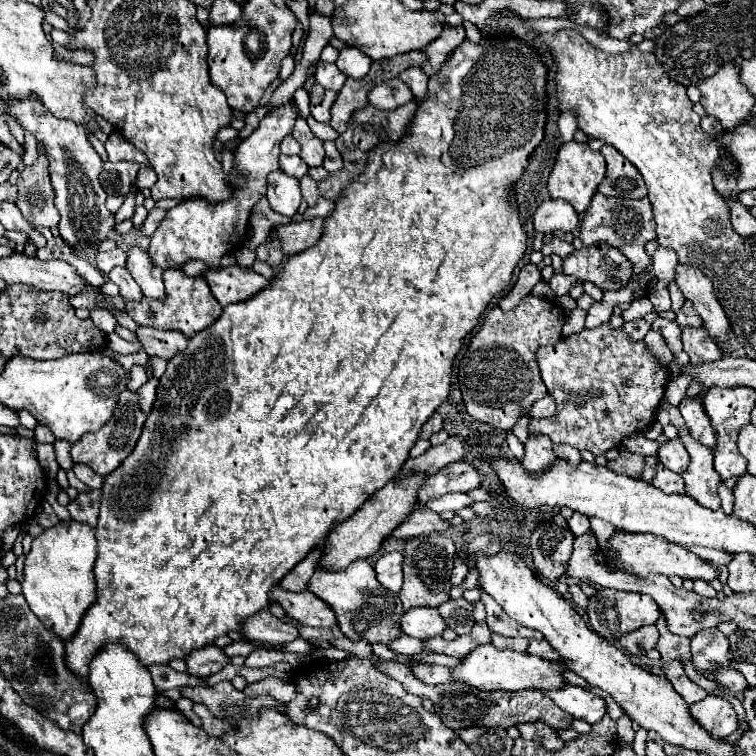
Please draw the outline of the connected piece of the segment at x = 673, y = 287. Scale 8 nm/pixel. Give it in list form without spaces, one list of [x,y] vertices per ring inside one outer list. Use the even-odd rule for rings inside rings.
[[[669,282],[667,290],[669,290],[669,296],[671,296],[671,302],[673,302],[673,312],[677,312],[677,310],[681,308],[681,304],[685,302],[685,296],[681,294],[681,290],[677,288],[677,284],[675,284],[675,282]]]

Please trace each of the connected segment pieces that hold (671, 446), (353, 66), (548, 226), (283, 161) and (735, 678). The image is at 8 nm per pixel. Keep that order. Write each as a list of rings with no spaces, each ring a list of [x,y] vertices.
[[[669,440],[667,444],[659,446],[659,462],[671,472],[683,474],[687,470],[687,464],[689,464],[689,454],[687,454],[683,442]]]
[[[343,48],[339,52],[339,58],[337,58],[337,68],[345,74],[345,76],[351,76],[351,78],[361,78],[369,72],[371,68],[371,62],[369,56],[365,56],[363,52],[359,52],[357,48]]]
[[[547,200],[533,214],[535,230],[553,236],[553,232],[573,232],[579,224],[577,212],[565,200]]]
[[[279,156],[279,168],[281,172],[285,172],[287,176],[293,176],[293,178],[301,178],[303,174],[307,174],[307,168],[305,168],[305,162],[299,158],[299,156]]]
[[[729,668],[729,672],[721,670],[721,676],[717,676],[717,682],[735,696],[747,688],[747,680],[743,678],[743,674],[739,670],[731,670],[731,668]]]

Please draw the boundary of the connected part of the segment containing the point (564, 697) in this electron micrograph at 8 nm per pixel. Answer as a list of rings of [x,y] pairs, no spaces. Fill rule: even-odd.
[[[565,684],[565,686],[555,688],[555,690],[545,690],[545,694],[561,710],[565,710],[573,718],[581,718],[581,720],[585,720],[589,724],[593,724],[593,722],[601,720],[601,716],[605,716],[605,702],[599,696],[587,692],[587,690],[579,688],[579,686]]]

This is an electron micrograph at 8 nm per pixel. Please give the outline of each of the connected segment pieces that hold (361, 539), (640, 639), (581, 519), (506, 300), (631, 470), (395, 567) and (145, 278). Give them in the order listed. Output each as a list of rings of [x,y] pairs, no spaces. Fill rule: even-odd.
[[[413,474],[401,482],[389,482],[381,490],[377,490],[349,520],[337,524],[327,540],[323,542],[323,556],[321,564],[325,568],[347,568],[353,560],[369,558],[373,556],[383,540],[397,528],[405,516],[413,510],[413,504],[417,502],[417,490],[421,488],[421,480],[425,480],[425,474]]]
[[[645,626],[645,628],[633,630],[633,632],[625,634],[625,636],[621,636],[619,644],[631,656],[647,654],[657,644],[657,628],[655,626]]]
[[[573,514],[573,516],[567,520],[567,526],[569,526],[569,530],[573,532],[573,536],[581,536],[581,534],[585,534],[585,532],[591,530],[589,518],[587,518],[587,516],[579,516],[579,514]]]
[[[533,264],[523,266],[521,272],[519,272],[519,278],[517,278],[517,282],[515,282],[515,286],[511,288],[511,292],[509,292],[507,296],[499,298],[499,308],[501,308],[501,310],[513,310],[513,308],[533,290],[533,286],[535,286],[537,282],[541,282],[541,272],[539,272],[539,268],[533,266]]]
[[[623,446],[619,448],[619,458],[613,462],[607,462],[607,468],[613,468],[615,472],[621,472],[621,474],[629,474],[633,478],[637,478],[643,472],[643,466],[645,466],[645,458],[635,452],[629,452]]]
[[[389,552],[383,554],[377,564],[375,564],[375,572],[377,572],[377,580],[389,590],[389,592],[399,592],[401,584],[403,584],[403,576],[401,576],[401,554],[399,552]]]
[[[133,246],[127,252],[127,270],[131,272],[133,280],[139,284],[143,296],[147,298],[161,298],[165,300],[165,292],[163,292],[163,270],[159,266],[155,266],[147,254],[147,250]]]

